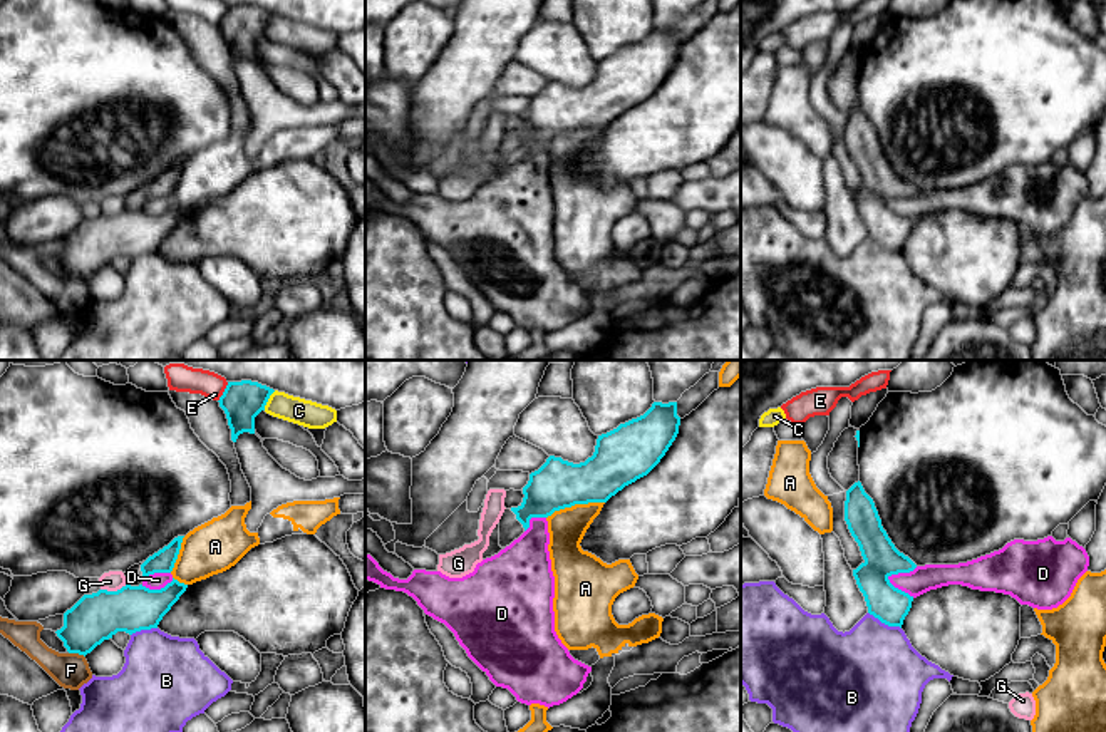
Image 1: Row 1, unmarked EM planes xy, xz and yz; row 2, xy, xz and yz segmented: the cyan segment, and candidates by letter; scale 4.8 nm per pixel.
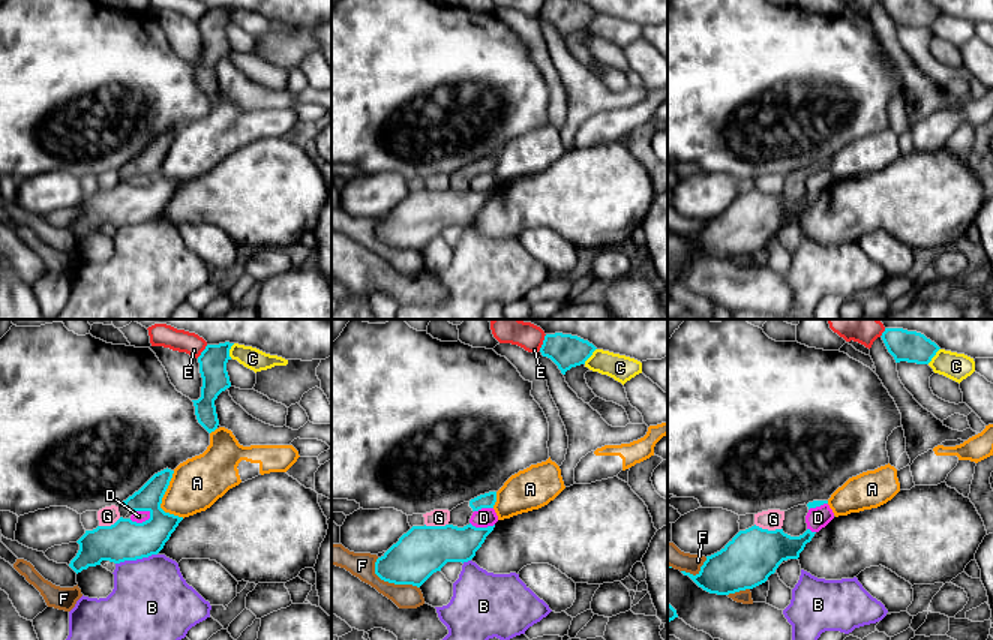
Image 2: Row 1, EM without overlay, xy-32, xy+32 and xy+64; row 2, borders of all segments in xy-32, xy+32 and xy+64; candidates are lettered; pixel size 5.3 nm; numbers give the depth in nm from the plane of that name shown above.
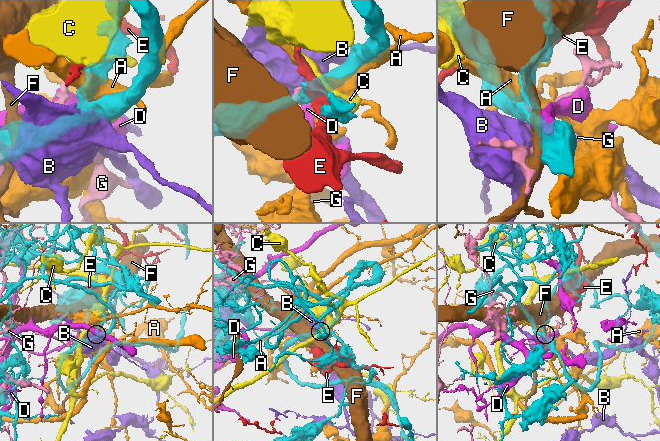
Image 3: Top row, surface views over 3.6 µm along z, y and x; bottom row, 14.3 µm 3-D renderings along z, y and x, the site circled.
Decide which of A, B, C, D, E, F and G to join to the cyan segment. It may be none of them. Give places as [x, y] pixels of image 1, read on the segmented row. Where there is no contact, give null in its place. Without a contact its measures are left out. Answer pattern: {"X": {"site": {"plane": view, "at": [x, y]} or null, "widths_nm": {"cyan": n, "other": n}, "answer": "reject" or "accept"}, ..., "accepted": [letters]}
{"A": {"site": {"plane": "xz", "at": [575, 503]}, "widths_nm": {"cyan": 240, "other": 180}, "answer": "reject"}, "B": {"site": {"plane": "yz", "at": [885, 623]}, "widths_nm": {"cyan": 180, "other": 480}, "answer": "reject"}, "C": {"site": {"plane": "xy", "at": [267, 401]}, "widths_nm": {"cyan": 190, "other": 130}, "answer": "reject"}, "D": {"site": {"plane": "yz", "at": [902, 572]}, "widths_nm": {"cyan": 180, "other": 130}, "answer": "reject"}, "E": {"site": {"plane": "xy", "at": [223, 392]}, "widths_nm": {"cyan": 190, "other": 130}, "answer": "reject"}, "F": {"site": {"plane": "xy", "at": [77, 652]}, "widths_nm": {"cyan": 220, "other": 180}, "answer": "reject"}, "G": {"site": {"plane": "xy", "at": [113, 592]}, "widths_nm": {"cyan": 220, "other": 100}, "answer": "reject"}, "accepted": []}

